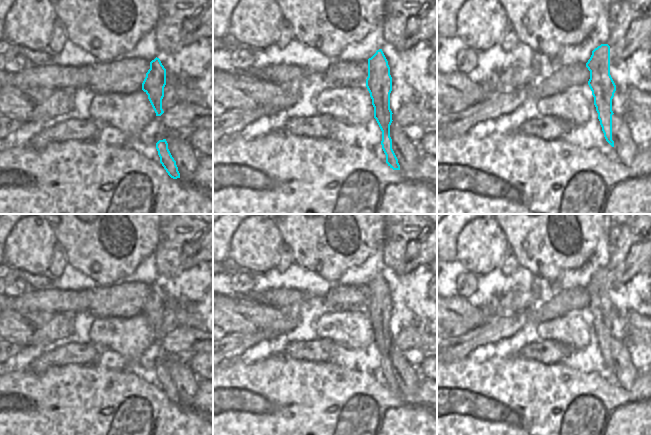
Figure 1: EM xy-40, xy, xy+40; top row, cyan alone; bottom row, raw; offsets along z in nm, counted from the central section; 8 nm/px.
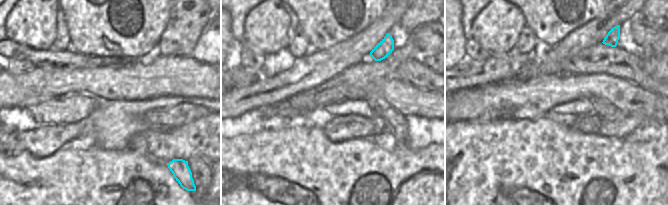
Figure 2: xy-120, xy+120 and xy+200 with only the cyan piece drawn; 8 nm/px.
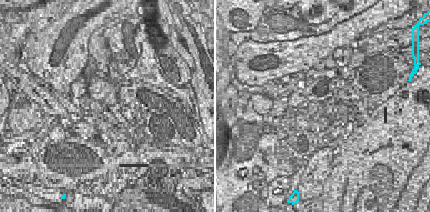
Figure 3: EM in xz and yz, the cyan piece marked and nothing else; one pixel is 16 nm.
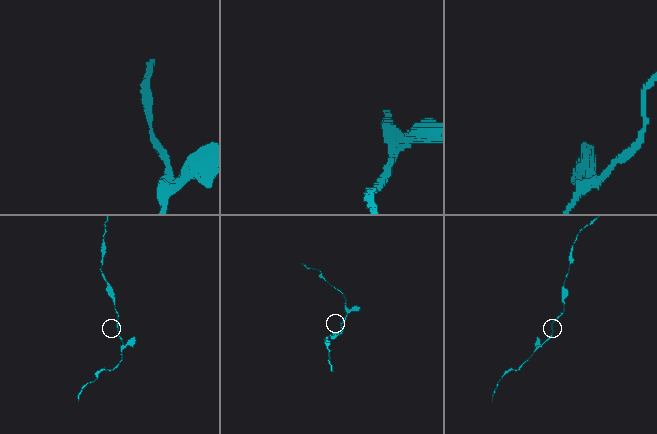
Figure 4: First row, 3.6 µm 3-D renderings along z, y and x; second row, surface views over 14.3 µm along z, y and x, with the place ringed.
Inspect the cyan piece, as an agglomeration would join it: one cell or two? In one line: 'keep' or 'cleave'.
keep

